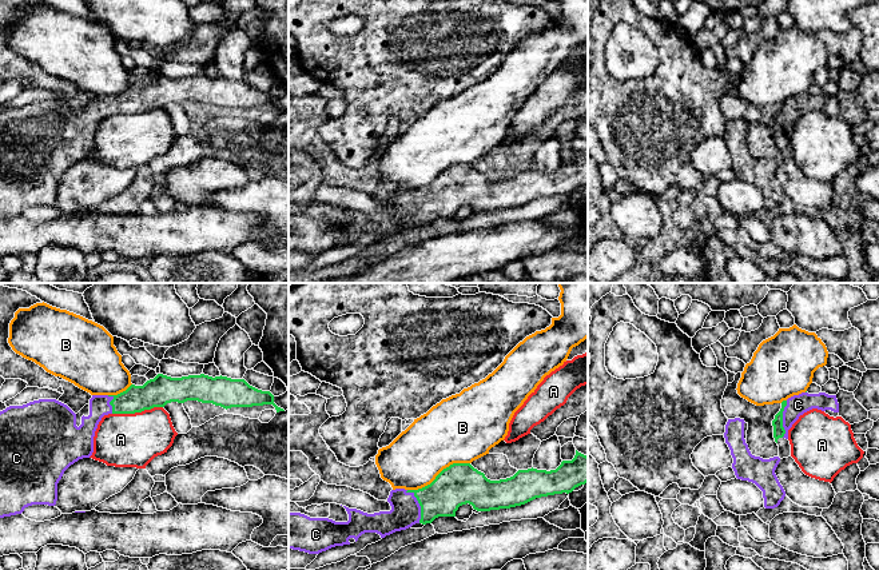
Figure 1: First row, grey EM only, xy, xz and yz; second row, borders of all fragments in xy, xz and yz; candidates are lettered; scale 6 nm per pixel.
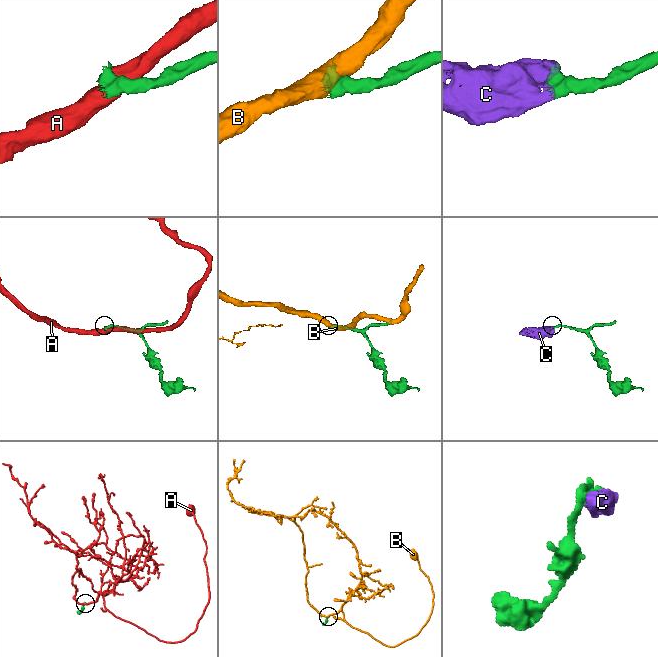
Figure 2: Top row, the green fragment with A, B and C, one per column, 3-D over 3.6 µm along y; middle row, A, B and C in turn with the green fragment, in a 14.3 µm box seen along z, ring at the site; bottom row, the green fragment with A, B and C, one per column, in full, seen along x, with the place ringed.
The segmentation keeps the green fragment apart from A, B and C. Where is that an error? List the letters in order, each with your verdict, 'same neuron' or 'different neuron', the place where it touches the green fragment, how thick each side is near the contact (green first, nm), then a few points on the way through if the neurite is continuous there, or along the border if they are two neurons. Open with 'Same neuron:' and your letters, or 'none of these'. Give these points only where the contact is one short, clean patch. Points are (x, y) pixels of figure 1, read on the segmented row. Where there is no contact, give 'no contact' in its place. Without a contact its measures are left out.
Same neuron: C
A: different neuron; contact xy (136, 411); calibres 180 and 320 nm
B: different neuron; contact xz (438, 474); calibres 260 and 360 nm
C: same neuron; contact xz (420, 505); calibres 240 and 180 nm

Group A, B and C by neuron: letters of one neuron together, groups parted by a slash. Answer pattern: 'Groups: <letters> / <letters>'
Groups: A / B / C

